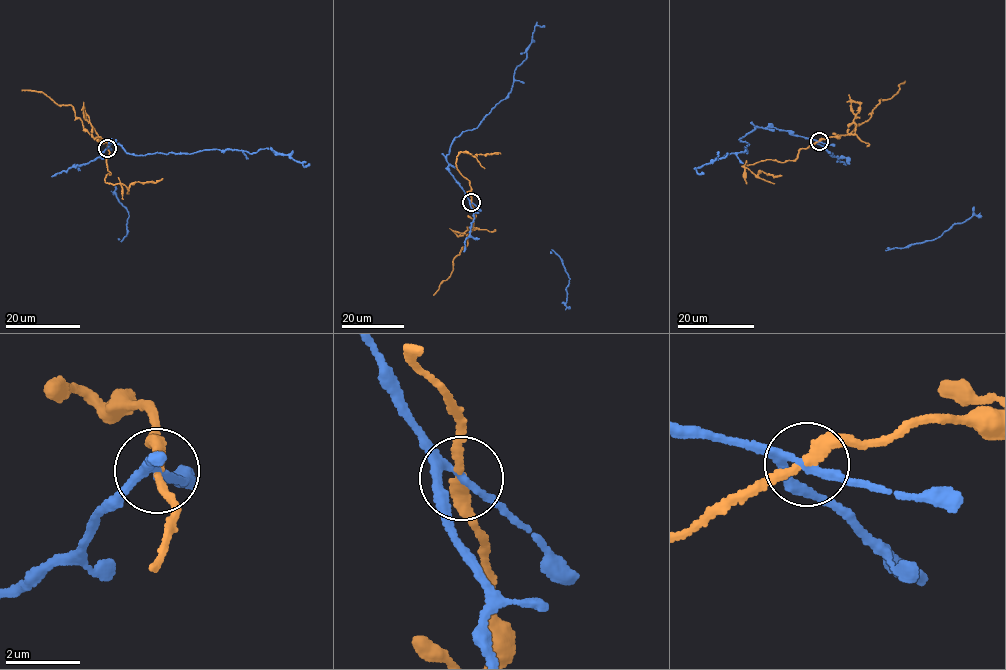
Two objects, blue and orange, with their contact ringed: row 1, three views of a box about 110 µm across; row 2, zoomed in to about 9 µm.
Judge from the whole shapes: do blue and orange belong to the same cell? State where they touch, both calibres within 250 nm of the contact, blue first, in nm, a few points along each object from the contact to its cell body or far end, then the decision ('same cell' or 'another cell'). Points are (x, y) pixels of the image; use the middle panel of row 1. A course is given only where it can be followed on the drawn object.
place (471, 202); calibres 170 and 280 nm; course blue (471, 202), (449, 172), (452, 142), (504, 99), (534, 27), (544, 27); course orange (471, 202), (468, 191), (471, 189), (470, 183), (456, 168), (456, 156), (464, 152), (473, 156), (501, 153); another cell

